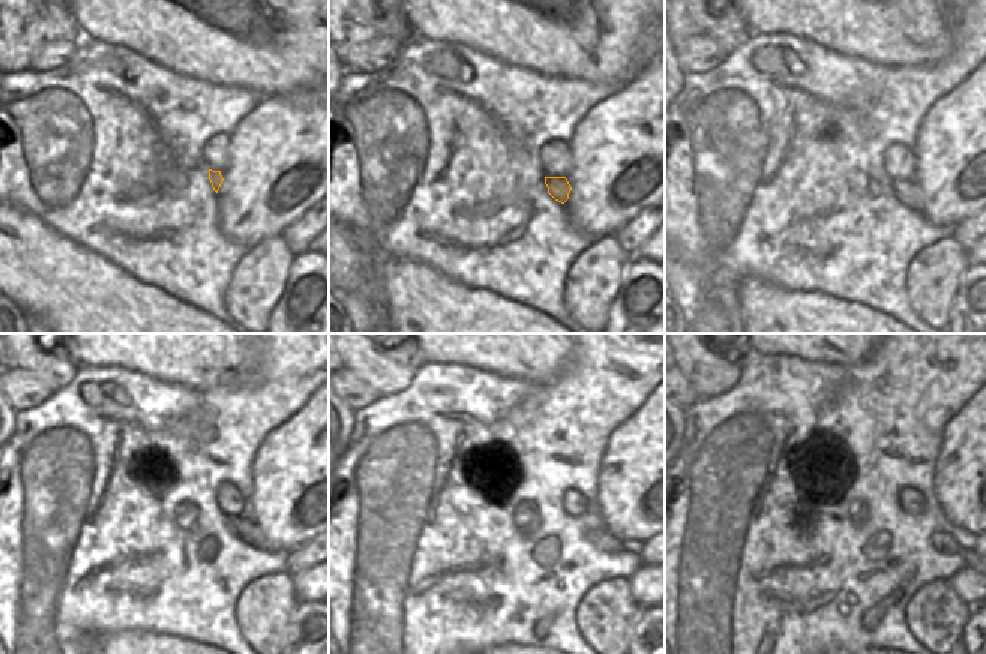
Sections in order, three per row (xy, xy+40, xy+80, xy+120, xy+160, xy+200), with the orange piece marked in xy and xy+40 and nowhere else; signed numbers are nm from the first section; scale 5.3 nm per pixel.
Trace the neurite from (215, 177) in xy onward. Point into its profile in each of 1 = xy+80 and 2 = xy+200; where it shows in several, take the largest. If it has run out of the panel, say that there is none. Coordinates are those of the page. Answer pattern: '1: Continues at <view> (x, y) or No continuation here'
1: Continues at xy+80 (908, 192)
2: Continues at xy+200 (941, 542)

